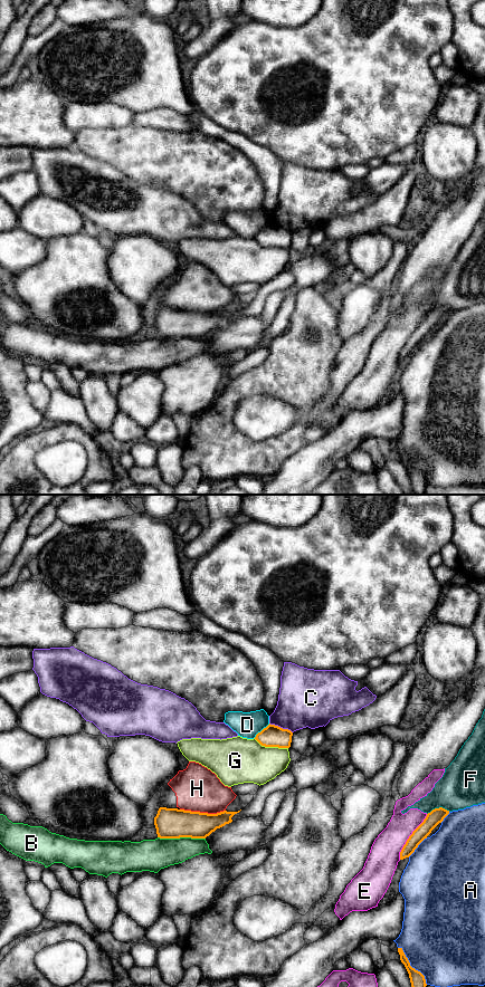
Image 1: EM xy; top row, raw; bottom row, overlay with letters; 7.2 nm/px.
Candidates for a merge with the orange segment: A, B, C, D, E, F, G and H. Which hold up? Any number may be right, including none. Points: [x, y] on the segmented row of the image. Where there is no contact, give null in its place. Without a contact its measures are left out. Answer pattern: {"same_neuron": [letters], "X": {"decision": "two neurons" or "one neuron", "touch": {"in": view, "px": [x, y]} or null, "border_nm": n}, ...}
{"same_neuron": [], "A": {"decision": "two neurons", "touch": {"in": "xy", "px": [410, 966]}, "border_nm": 340}, "B": {"decision": "two neurons", "touch": {"in": "xy", "px": [181, 836]}, "border_nm": 340}, "C": {"decision": "two neurons", "touch": {"in": "xy", "px": [279, 727]}, "border_nm": 180}, "D": {"decision": "two neurons", "touch": {"in": "xy", "px": [263, 729]}, "border_nm": 160}, "E": {"decision": "two neurons", "touch": {"in": "xy", "px": [409, 836]}, "border_nm": 380}, "F": {"decision": "two neurons", "touch": {"in": "xy", "px": [439, 807]}, "border_nm": 170}, "G": {"decision": "two neurons", "touch": {"in": "xy", "px": [270, 746]}, "border_nm": 260}, "H": {"decision": "two neurons", "touch": {"in": "xy", "px": [202, 813]}, "border_nm": 320}}

